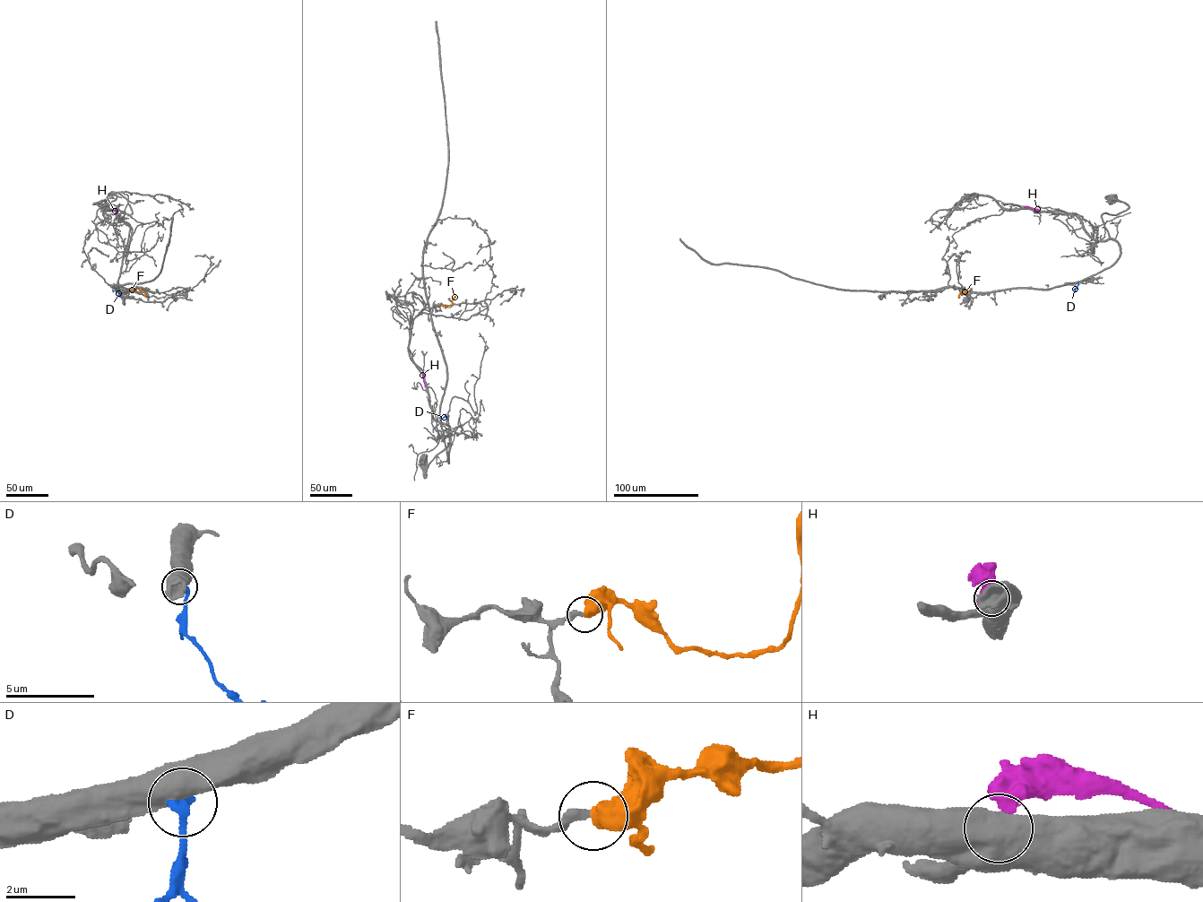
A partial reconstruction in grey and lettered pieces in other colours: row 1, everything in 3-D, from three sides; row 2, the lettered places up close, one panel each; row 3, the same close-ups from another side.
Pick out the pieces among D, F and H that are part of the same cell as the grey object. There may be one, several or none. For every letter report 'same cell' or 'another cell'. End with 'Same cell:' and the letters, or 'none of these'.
D: another cell
F: same cell
H: another cell
Same cell: F

